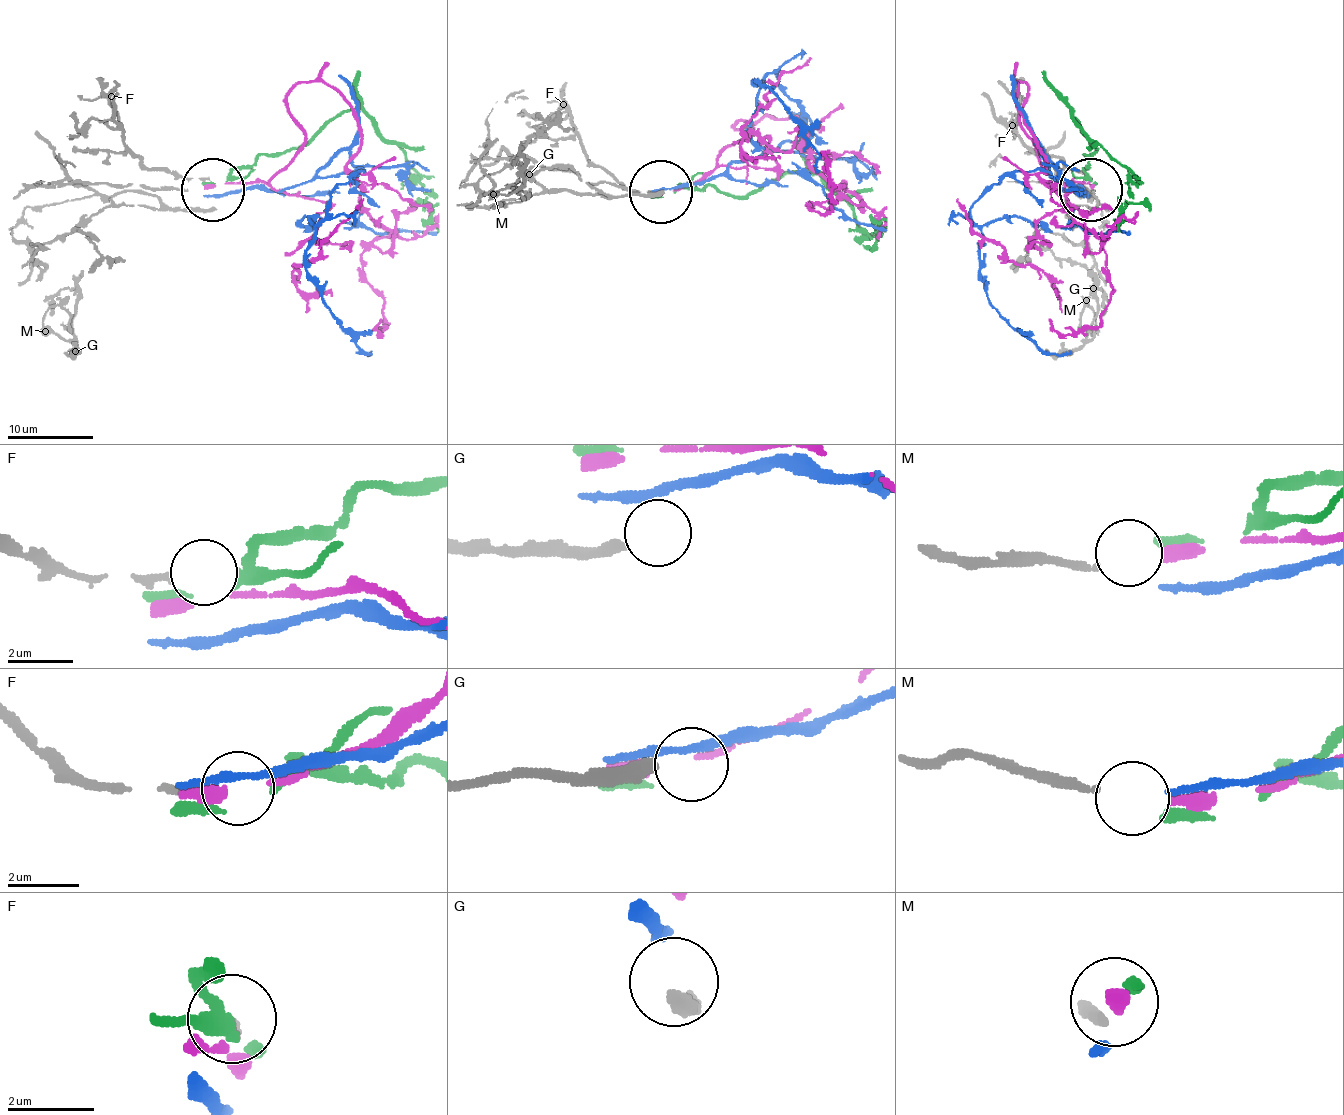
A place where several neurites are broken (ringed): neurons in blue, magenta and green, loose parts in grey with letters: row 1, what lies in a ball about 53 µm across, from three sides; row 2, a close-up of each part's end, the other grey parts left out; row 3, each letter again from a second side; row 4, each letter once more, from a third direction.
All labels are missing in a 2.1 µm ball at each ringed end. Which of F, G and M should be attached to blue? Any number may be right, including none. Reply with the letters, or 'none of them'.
none of them

